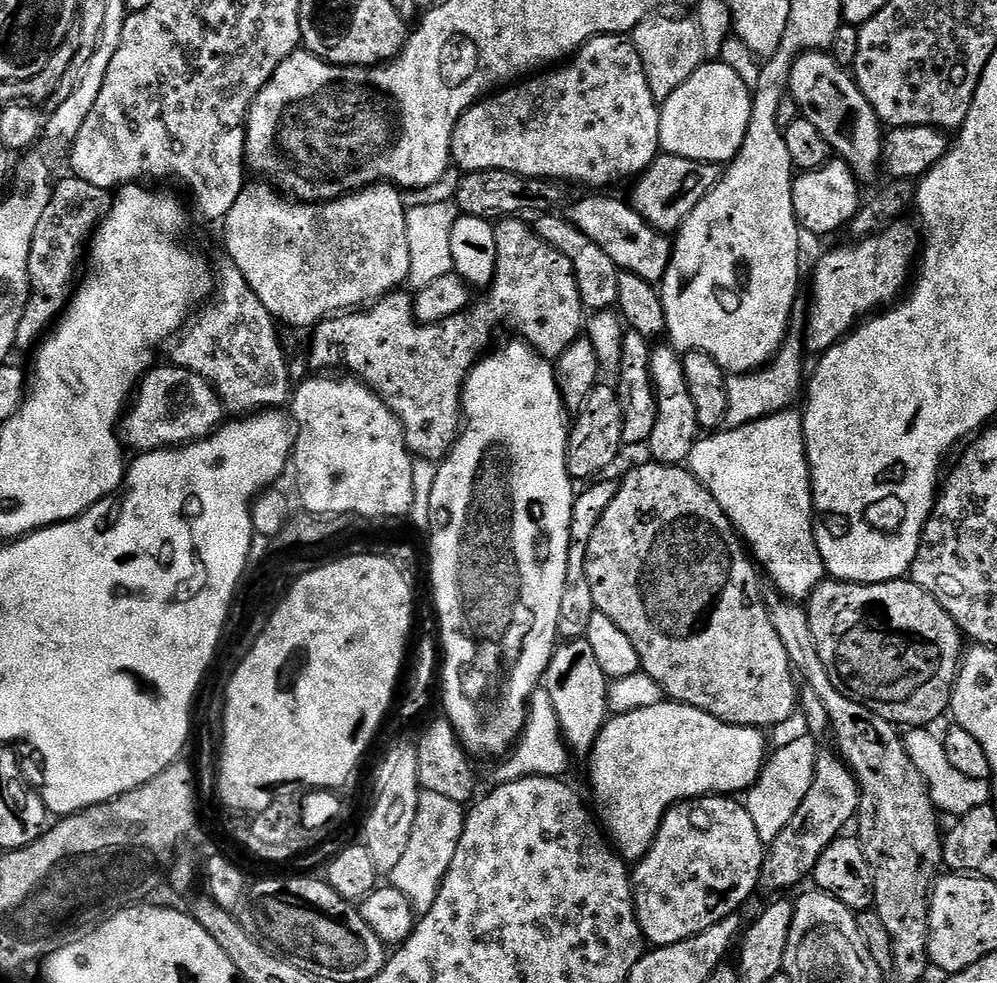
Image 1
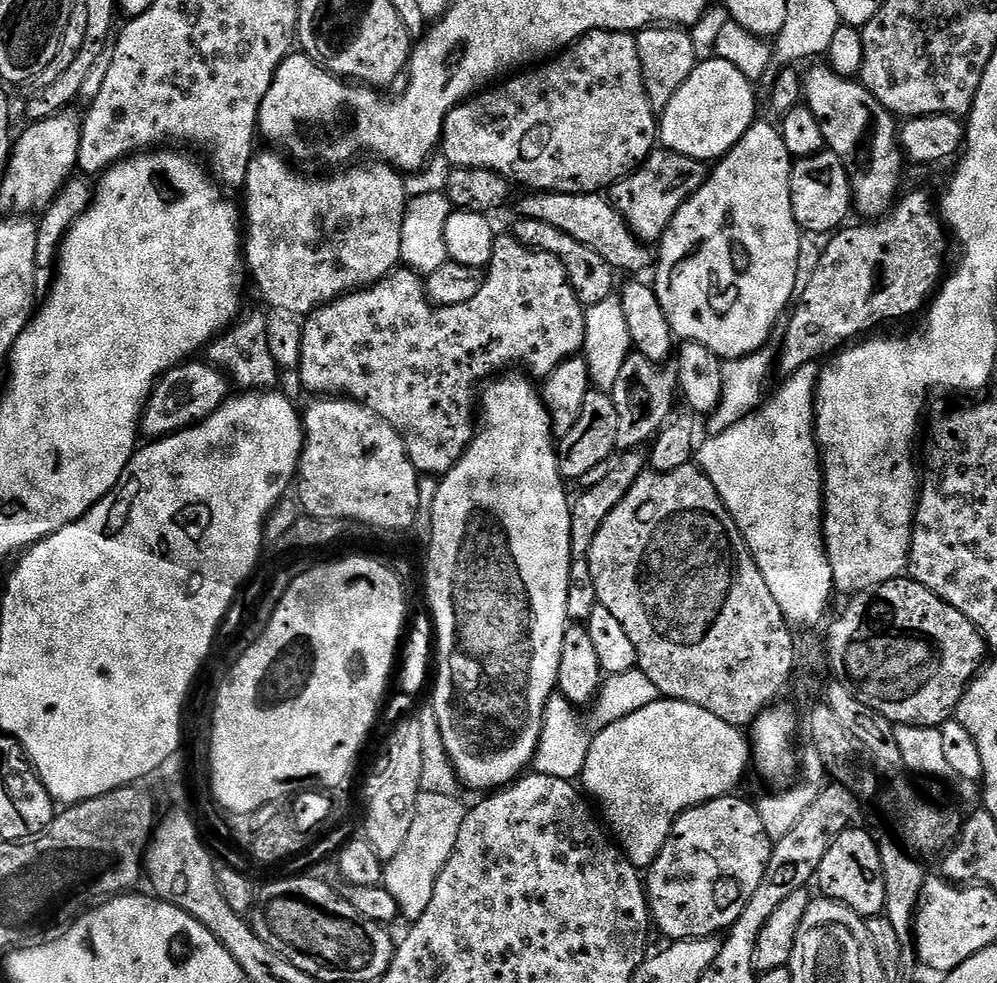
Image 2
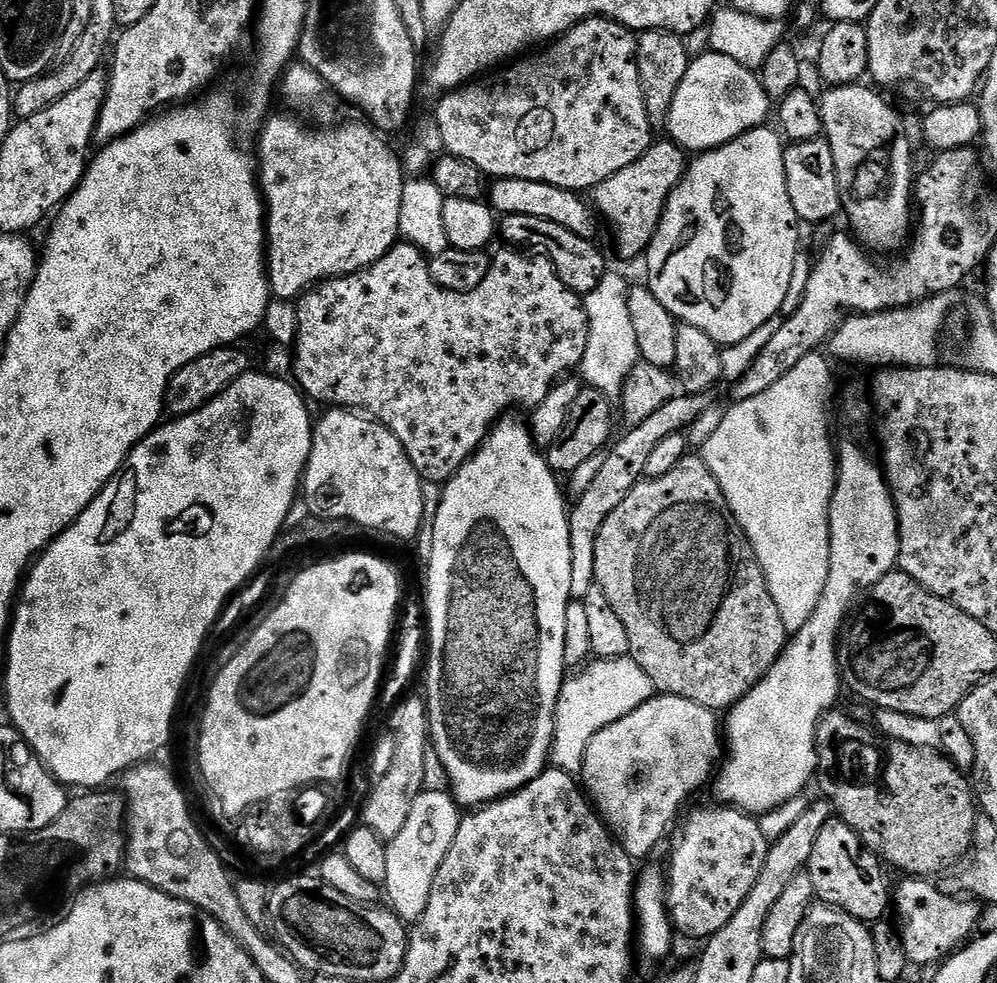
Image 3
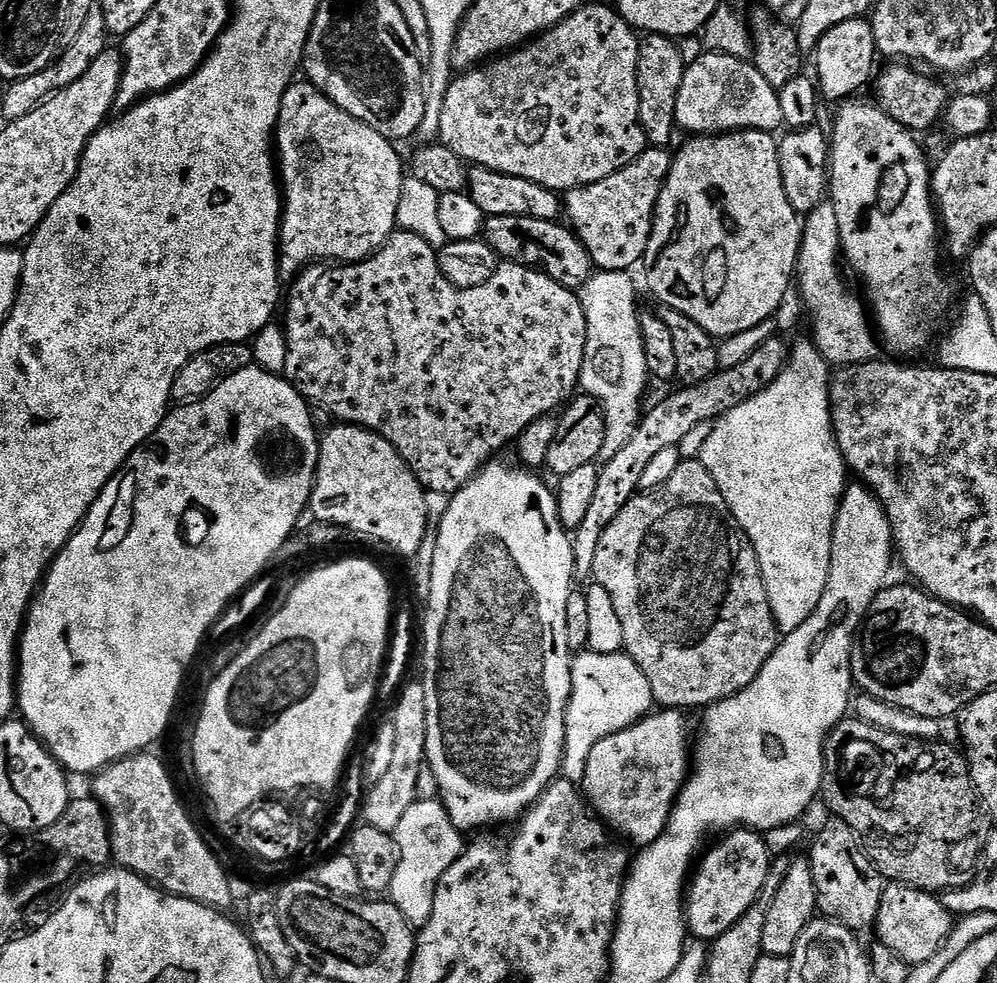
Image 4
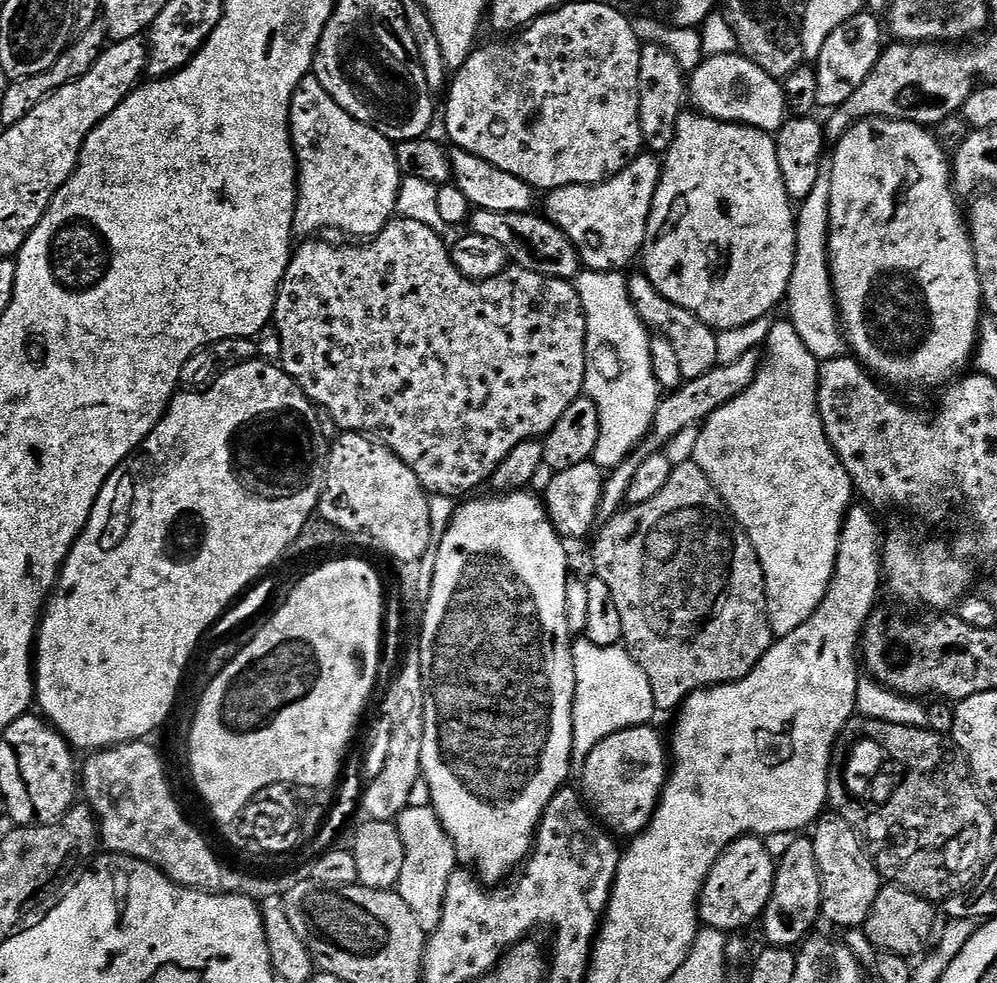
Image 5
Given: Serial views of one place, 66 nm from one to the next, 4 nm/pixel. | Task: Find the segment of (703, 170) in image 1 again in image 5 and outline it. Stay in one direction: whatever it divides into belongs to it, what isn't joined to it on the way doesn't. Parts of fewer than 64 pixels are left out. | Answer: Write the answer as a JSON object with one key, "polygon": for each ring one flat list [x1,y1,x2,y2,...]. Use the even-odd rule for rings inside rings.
{"polygon":[[641,154,631,160,616,176,603,180,601,184,575,184,553,188,544,200,543,215,554,226,558,226,570,242,580,251,580,263,590,272,624,272,632,263,637,263,643,253,650,210,654,206,654,194,660,185,662,160,656,154]]}

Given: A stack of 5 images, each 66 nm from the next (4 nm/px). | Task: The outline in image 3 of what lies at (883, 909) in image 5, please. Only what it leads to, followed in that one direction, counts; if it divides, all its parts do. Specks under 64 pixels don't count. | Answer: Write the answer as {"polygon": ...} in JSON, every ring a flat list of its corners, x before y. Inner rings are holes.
{"polygon":[[904,878,901,881,894,888,894,923,902,938,902,950,906,950,909,965,939,965,961,946,967,945,973,935,971,932,980,928,981,905,971,898,958,900,947,896,928,878]]}

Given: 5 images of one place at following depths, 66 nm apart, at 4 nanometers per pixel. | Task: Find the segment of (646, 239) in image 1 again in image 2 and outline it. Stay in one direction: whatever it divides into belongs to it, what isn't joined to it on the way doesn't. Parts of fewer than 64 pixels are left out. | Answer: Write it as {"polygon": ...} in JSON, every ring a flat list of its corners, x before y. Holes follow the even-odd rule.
{"polygon":[[542,192,524,194,520,200,519,215,526,220,537,220,554,226,554,230,562,230,562,234,570,234,570,238,578,238,582,246,590,246,594,254,602,254,610,266,621,273,644,274,653,267,654,252,645,241,639,240,630,230,626,218,607,195,598,192,583,192,582,194,566,194,565,192]]}

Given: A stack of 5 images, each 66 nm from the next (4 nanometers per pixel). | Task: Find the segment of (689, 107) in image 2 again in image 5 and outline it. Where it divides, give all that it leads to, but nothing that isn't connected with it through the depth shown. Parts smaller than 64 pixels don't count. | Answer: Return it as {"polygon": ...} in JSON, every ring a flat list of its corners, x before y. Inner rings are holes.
{"polygon":[[738,52,707,57,691,73,688,94,693,107,705,117,740,122,766,134,778,132,788,116,783,83]]}

